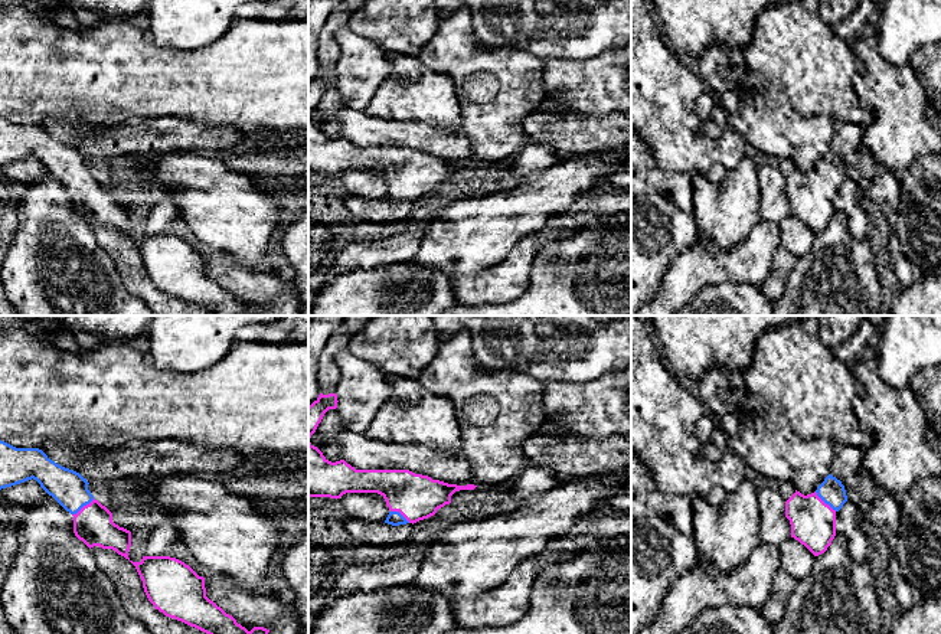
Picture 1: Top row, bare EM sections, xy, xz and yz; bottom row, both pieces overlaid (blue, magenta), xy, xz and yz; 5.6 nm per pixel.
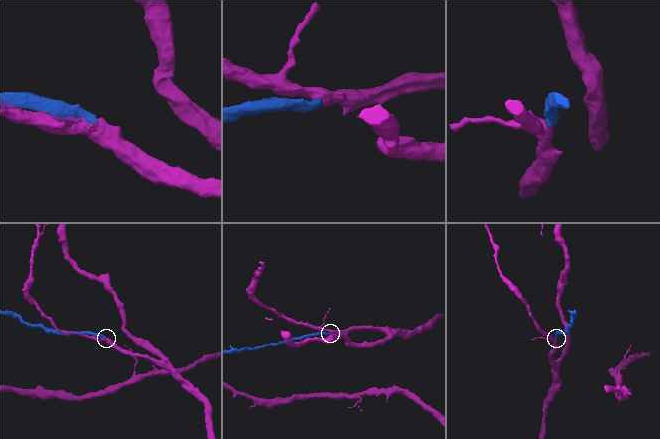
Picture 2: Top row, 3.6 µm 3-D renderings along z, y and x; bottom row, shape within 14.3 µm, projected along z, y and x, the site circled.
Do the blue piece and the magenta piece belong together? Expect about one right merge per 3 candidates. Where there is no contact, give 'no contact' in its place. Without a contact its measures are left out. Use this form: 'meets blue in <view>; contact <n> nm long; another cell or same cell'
meets blue in yz; contact 170 nm long; same cell

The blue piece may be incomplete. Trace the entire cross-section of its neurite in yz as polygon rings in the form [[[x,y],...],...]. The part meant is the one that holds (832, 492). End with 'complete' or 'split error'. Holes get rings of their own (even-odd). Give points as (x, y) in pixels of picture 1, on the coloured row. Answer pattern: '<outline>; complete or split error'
[[[829,474],[811,494],[795,493],[785,501],[791,537],[814,556],[827,550],[836,536],[836,513],[847,501],[844,486]]]; split error

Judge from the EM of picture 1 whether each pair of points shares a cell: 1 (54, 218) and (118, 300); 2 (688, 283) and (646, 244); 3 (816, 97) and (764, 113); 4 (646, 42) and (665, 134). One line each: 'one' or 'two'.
1: one
2: two
3: two
4: one

